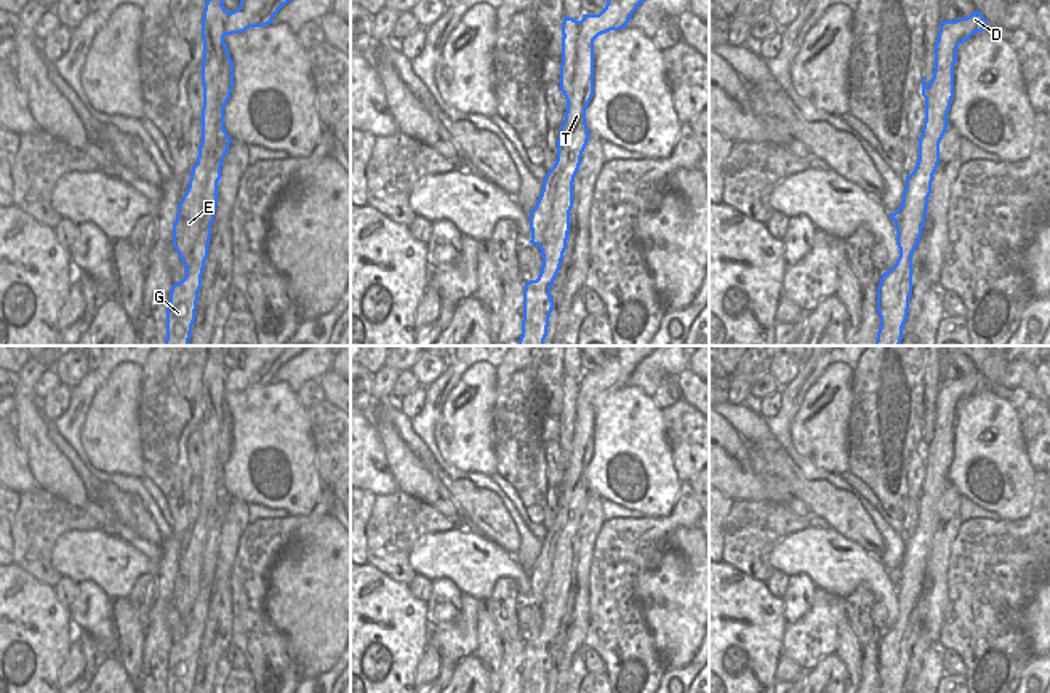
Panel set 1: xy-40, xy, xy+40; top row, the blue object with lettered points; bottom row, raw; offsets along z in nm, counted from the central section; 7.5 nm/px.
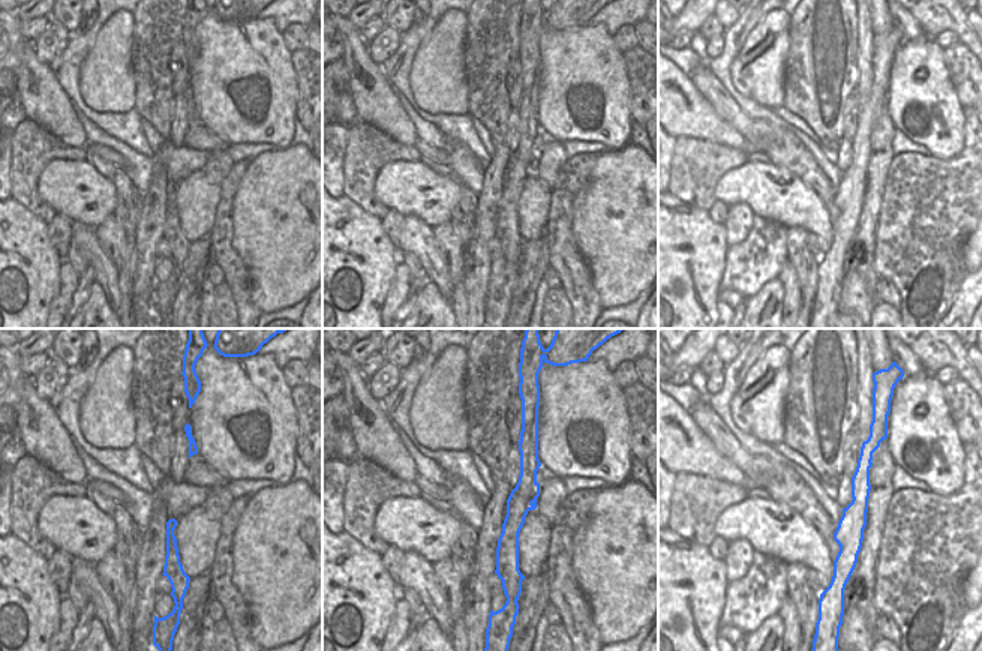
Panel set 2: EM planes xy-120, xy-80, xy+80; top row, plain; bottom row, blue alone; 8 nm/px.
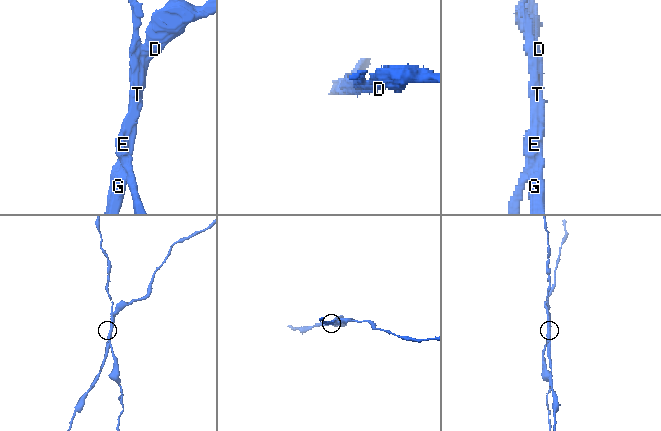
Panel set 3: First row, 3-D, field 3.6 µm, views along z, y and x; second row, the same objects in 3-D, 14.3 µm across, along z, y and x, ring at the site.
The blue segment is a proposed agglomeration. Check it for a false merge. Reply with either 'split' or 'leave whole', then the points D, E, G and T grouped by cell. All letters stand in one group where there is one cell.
split | D G T / E

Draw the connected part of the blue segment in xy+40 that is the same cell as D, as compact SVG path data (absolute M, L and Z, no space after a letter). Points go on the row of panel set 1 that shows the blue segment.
M978 10L967 18L940 22L933 77L928 86L922 90L922 96L927 101L924 126L932 131L928 168L924 173L919 171L903 190L903 203L898 208L900 232L896 237L900 256L896 264L882 274L877 288L880 328L876 346L901 344L912 294L912 253L922 237L933 174L940 163L940 142L949 125L948 112L954 98L957 46L984 29L989 29L989 26Z

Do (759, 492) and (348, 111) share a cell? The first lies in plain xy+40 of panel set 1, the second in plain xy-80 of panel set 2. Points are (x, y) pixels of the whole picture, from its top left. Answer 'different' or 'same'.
same

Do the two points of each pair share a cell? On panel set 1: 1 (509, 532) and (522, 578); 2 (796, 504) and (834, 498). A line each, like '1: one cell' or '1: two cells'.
1: two cells
2: two cells

